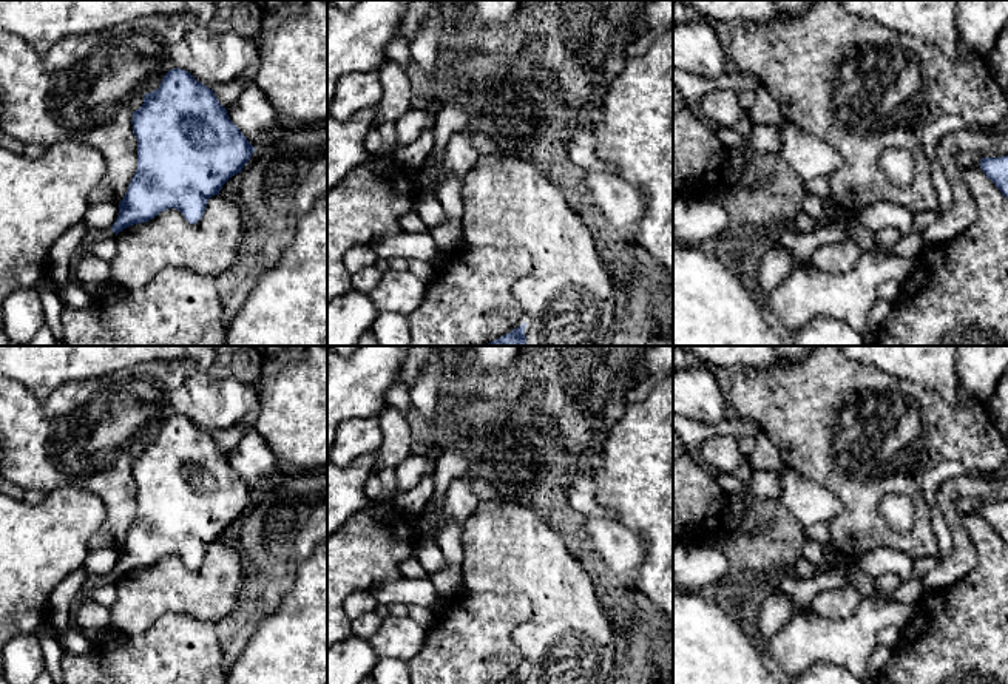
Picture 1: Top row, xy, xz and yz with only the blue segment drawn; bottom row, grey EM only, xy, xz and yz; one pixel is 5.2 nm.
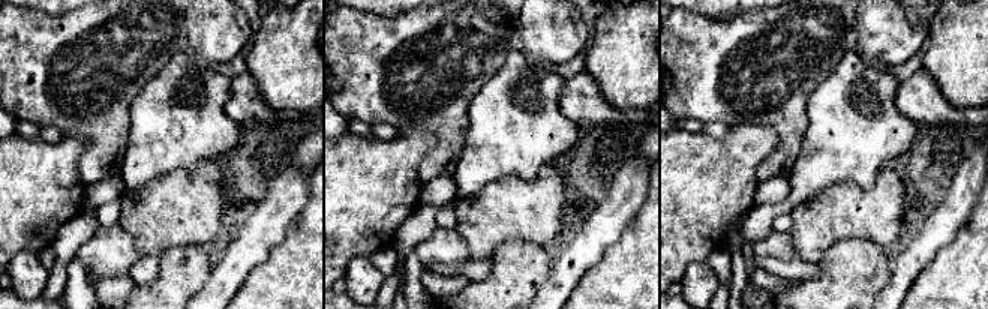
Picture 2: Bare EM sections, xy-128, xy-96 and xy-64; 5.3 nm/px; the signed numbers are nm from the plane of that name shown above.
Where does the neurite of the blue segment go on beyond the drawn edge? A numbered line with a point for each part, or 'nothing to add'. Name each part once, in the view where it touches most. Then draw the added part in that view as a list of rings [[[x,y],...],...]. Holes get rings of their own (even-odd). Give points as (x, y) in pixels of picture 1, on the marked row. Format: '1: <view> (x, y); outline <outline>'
1: xy (91, 237); outline [[[90,230],[86,232],[85,238],[80,241],[77,247],[77,255],[85,256],[90,253],[91,245],[102,239],[113,239],[116,233],[113,230]]]

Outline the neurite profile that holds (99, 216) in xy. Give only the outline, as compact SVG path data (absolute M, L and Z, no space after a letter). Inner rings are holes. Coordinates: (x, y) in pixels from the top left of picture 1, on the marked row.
M119 202L90 204L83 222L90 230L111 230L119 216Z

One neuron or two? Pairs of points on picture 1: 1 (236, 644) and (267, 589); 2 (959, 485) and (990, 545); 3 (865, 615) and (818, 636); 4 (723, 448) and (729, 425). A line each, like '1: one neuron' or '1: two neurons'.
1: one neuron
2: two neurons
3: one neuron
4: two neurons

